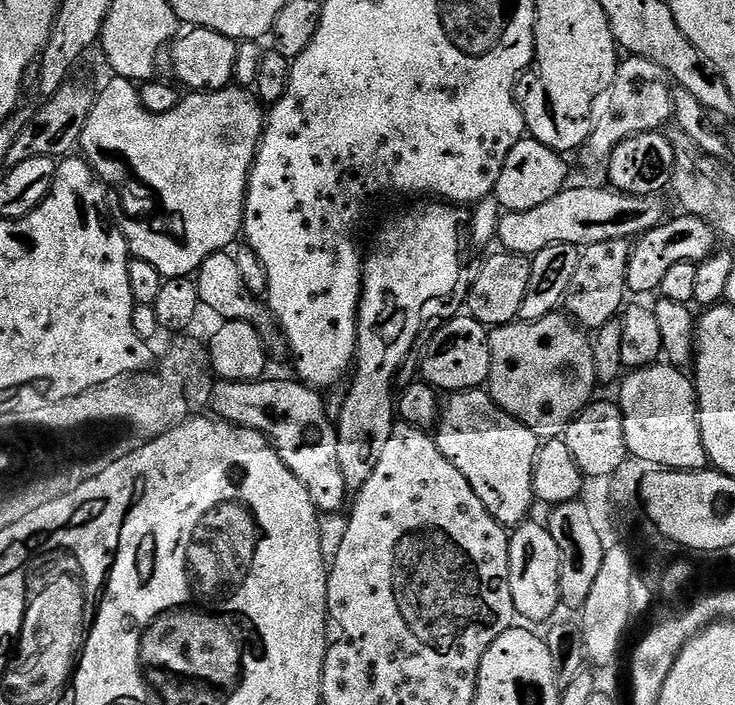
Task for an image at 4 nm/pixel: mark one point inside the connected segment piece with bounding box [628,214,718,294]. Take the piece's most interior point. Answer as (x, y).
(687, 239)

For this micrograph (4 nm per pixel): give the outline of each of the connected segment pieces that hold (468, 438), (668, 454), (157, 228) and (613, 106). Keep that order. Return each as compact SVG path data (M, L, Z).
M471 388L451 393L443 401L434 428L438 450L470 482L474 494L482 498L482 506L505 529L512 530L529 519L528 511L536 500L534 466L540 452L541 437L535 436L522 422L501 412L492 401L492 393L484 388Z
M657 362L629 371L618 384L628 451L660 470L694 472L707 469L710 464L702 442L696 386L691 375L684 375L688 374L667 362Z
M113 75L111 79L112 81L101 92L95 93L90 118L86 118L86 126L80 135L79 151L82 153L83 159L88 161L89 166L94 169L97 176L109 189L117 188L120 192L136 190L144 198L144 204L148 207L148 217L145 220L123 221L122 224L124 236L128 239L129 253L135 259L150 262L150 266L154 266L154 270L158 270L160 276L169 280L191 277L200 269L202 262L206 262L206 258L210 258L210 254L231 249L233 247L231 244L235 242L236 236L238 240L241 235L244 227L244 199L248 196L248 175L252 173L256 151L260 149L260 137L264 135L265 113L262 111L261 105L247 91L236 86L229 86L219 88L216 92L193 91L188 96L185 95L180 103L174 106L174 110L170 110L166 114L154 114L142 106L139 87L133 81L118 75Z
M629 55L627 58L619 61L616 77L614 82L609 86L605 95L594 102L592 107L592 129L588 135L586 151L588 157L585 158L584 164L588 168L603 169L612 157L612 152L624 141L627 136L637 136L643 132L660 132L663 124L673 119L672 114L672 91L670 77L664 73L662 66L650 62L641 56Z

